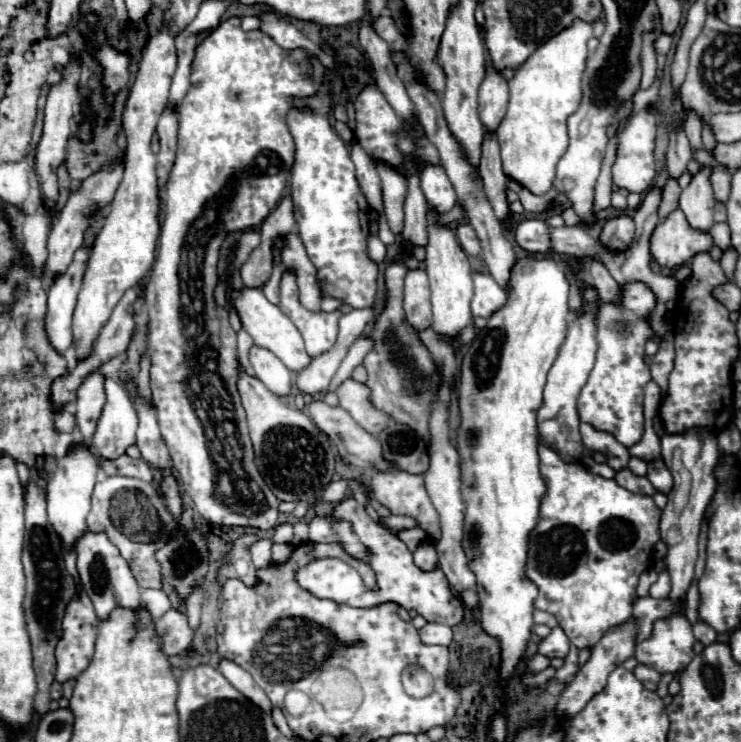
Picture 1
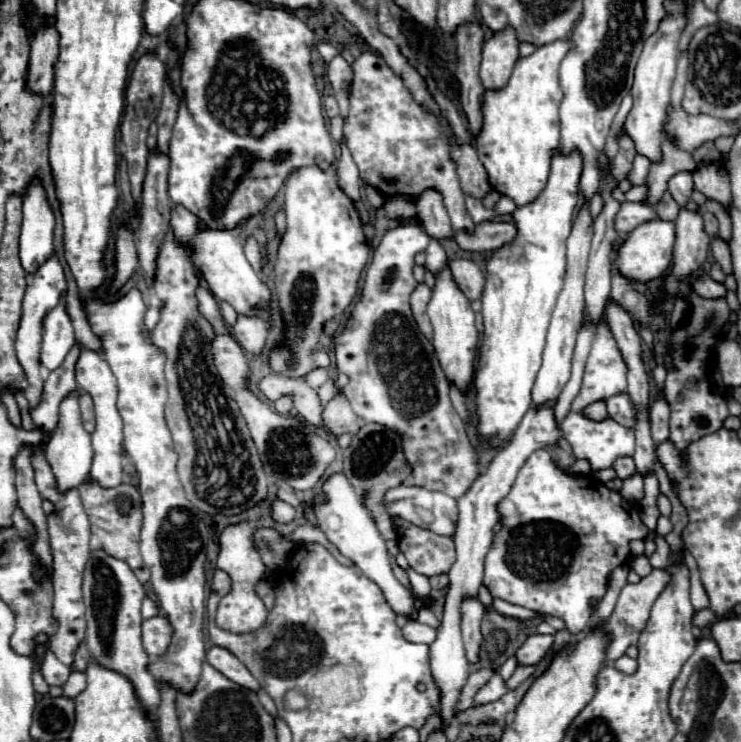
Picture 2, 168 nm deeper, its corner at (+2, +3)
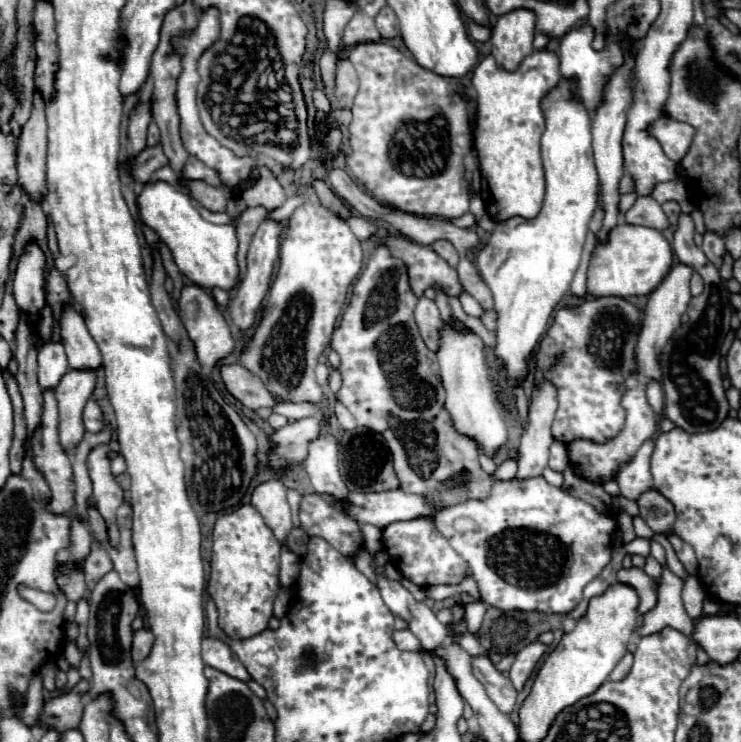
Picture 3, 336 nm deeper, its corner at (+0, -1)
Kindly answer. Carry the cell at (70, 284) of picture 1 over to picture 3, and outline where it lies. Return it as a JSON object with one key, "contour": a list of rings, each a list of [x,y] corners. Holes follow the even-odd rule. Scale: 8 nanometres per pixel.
{"contour":[[[46,343],[38,353],[38,381],[42,389],[56,387],[68,373],[68,361],[62,343]]]}

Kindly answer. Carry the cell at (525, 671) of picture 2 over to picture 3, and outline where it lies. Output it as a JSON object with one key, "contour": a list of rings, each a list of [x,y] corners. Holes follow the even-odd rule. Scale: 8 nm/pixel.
{"contour":[[[486,655],[472,657],[472,671],[474,671],[474,677],[484,685],[488,697],[496,703],[496,707],[508,715],[514,709],[516,693],[518,693],[512,681],[506,675],[498,673]]]}

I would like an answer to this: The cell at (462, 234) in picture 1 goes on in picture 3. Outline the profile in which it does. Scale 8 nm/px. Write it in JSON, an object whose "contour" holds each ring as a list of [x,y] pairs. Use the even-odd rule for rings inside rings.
{"contour":[[[380,41],[380,43],[360,43],[356,45],[350,55],[348,55],[350,63],[354,65],[358,77],[360,77],[360,91],[354,99],[352,105],[352,123],[348,127],[348,139],[350,139],[350,147],[352,153],[346,157],[346,167],[348,173],[352,175],[352,179],[364,187],[378,203],[392,207],[392,209],[400,209],[418,217],[444,217],[444,219],[454,219],[454,217],[462,217],[464,213],[468,213],[470,207],[470,193],[468,193],[468,183],[464,179],[464,155],[470,151],[472,147],[472,133],[470,133],[470,123],[468,123],[468,113],[466,113],[466,105],[464,99],[452,89],[452,85],[436,75],[434,71],[428,71],[424,67],[420,67],[416,61],[408,59],[404,53],[400,53],[398,49],[394,49],[392,45]]]}

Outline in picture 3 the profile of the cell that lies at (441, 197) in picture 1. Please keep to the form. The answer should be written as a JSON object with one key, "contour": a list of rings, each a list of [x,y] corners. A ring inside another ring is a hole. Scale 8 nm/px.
{"contour":[[[446,239],[434,241],[434,243],[432,243],[432,249],[434,249],[440,257],[444,257],[452,267],[458,265],[458,251],[454,249],[454,245],[452,245],[450,241],[446,241]]]}

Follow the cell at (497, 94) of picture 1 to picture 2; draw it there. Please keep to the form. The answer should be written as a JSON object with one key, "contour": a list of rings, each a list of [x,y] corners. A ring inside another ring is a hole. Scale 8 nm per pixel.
{"contour":[[[512,27],[494,33],[482,49],[480,79],[486,89],[500,89],[508,83],[514,63],[518,61],[518,37]]]}

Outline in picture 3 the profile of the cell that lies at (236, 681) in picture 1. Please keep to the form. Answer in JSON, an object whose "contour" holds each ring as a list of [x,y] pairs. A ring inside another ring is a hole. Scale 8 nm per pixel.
{"contour":[[[206,637],[202,641],[202,659],[206,665],[210,665],[234,679],[240,679],[244,683],[250,681],[250,673],[240,663],[240,659],[236,659],[236,653],[226,643],[220,643],[218,639]]]}

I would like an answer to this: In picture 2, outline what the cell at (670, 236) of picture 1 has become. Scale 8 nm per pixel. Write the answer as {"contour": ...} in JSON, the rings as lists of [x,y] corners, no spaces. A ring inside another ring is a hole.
{"contour":[[[662,219],[646,221],[624,237],[622,245],[616,249],[616,255],[612,259],[612,269],[624,275],[628,281],[648,283],[666,273],[666,269],[670,267],[672,247],[674,247],[674,223]]]}

